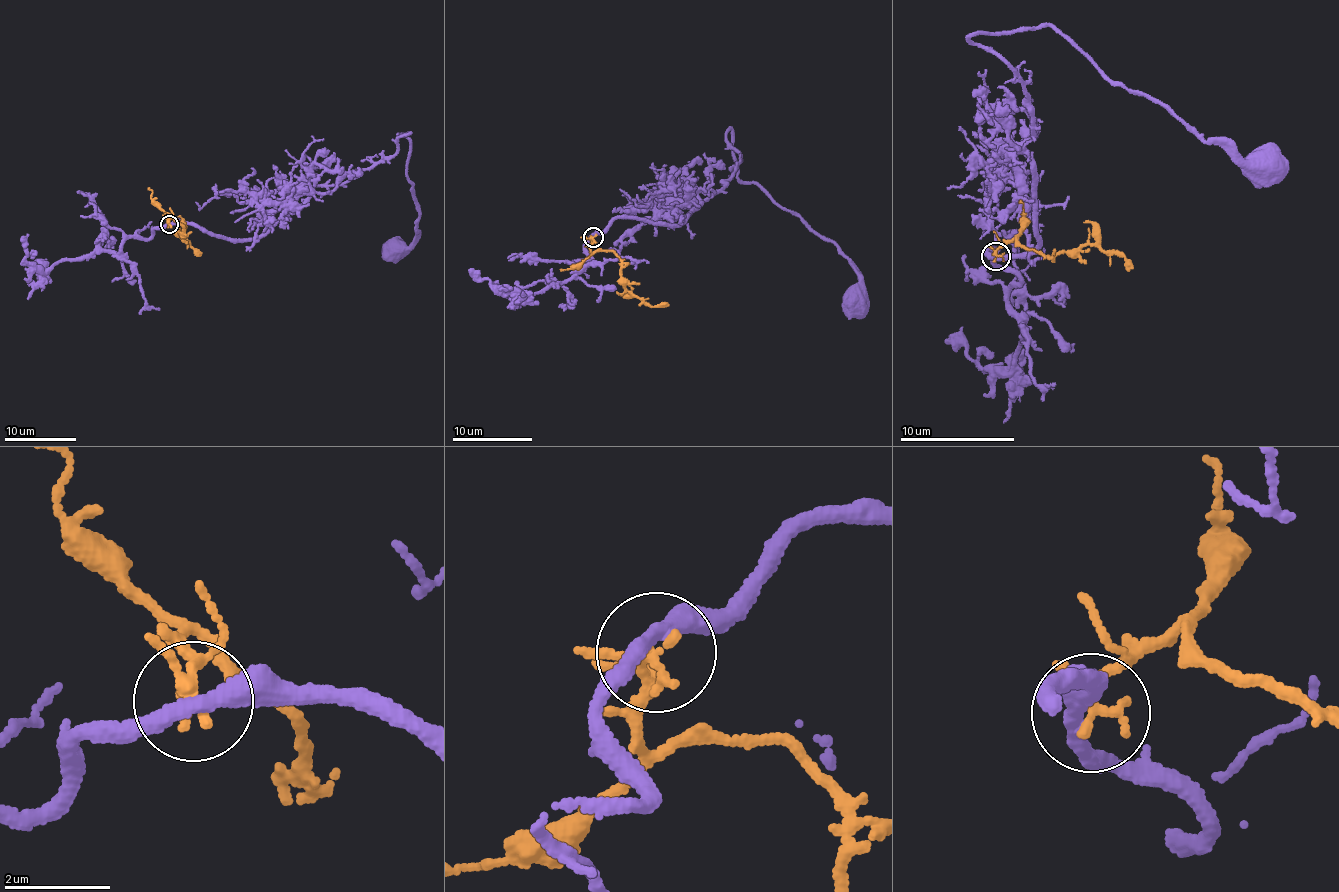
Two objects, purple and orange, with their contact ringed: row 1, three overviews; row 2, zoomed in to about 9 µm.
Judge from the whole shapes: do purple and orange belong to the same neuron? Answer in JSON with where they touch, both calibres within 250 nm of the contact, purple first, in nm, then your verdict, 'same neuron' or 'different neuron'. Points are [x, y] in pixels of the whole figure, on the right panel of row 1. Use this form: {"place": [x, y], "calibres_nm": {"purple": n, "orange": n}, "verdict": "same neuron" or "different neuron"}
{"place": [996, 256], "calibres_nm": {"purple": 320, "orange": 220}, "verdict": "different neuron"}

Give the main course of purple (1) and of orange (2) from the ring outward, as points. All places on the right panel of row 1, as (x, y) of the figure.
1: (995, 258), (1041, 243), (1035, 127), (1011, 65), (969, 35), (1052, 25), (1096, 70), (1262, 167)
2: (995, 255), (1015, 236), (1027, 248), (1058, 255), (1095, 245), (1122, 257), (1132, 267)

